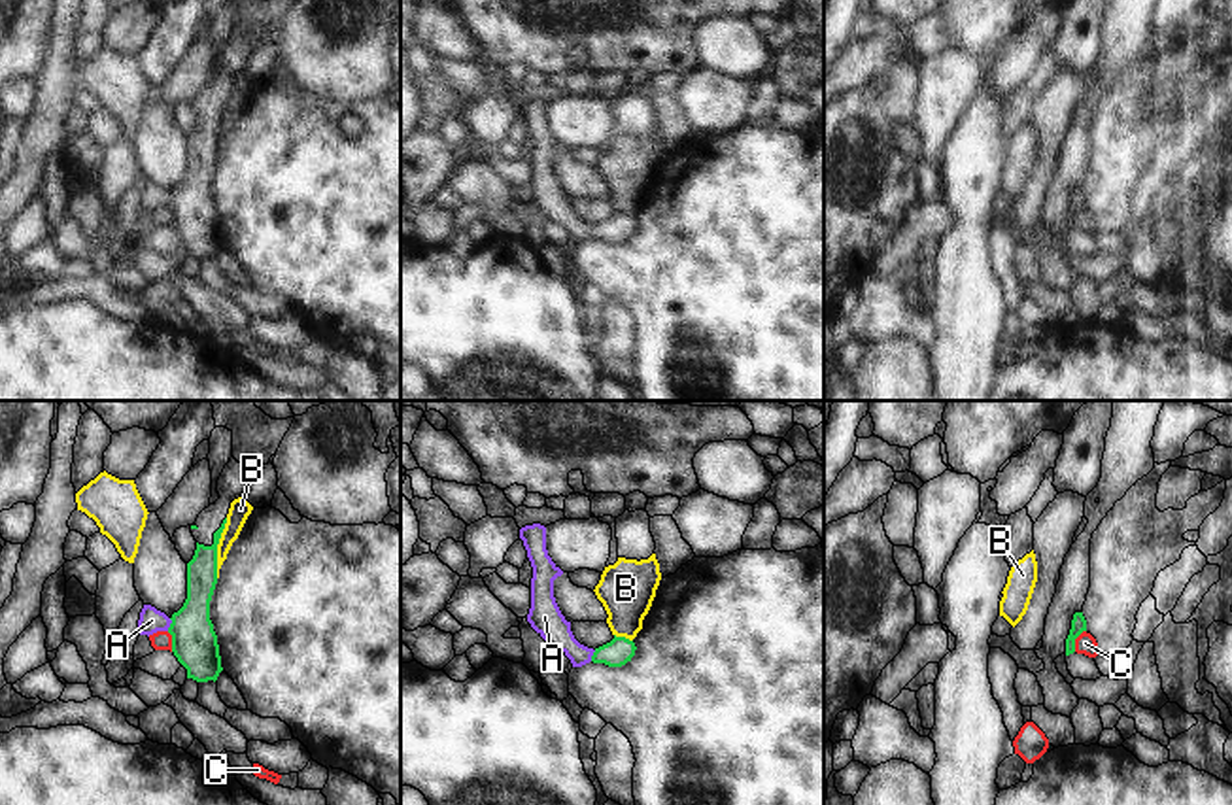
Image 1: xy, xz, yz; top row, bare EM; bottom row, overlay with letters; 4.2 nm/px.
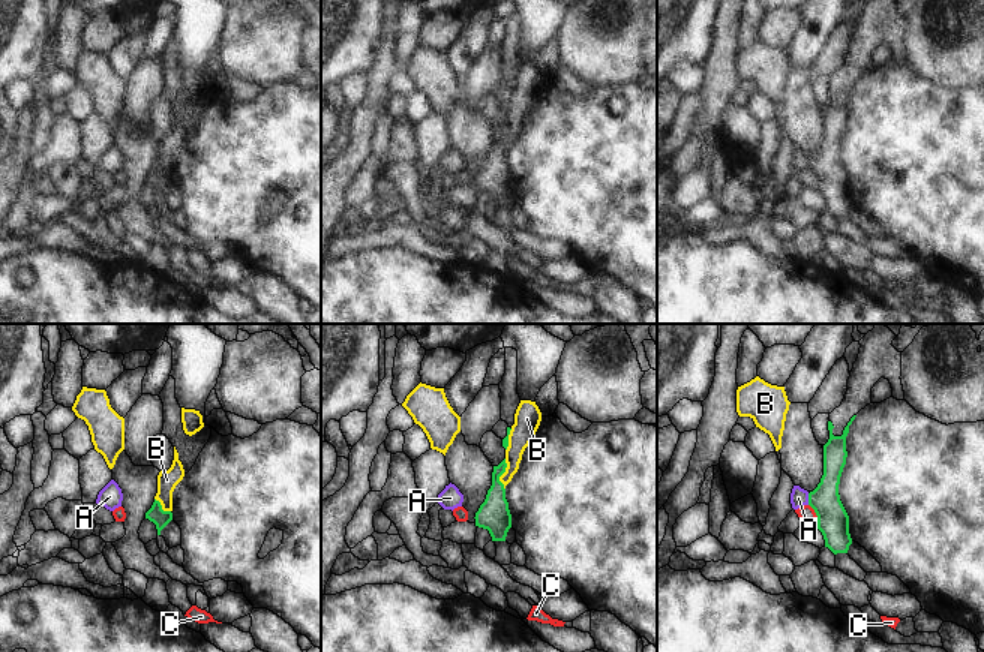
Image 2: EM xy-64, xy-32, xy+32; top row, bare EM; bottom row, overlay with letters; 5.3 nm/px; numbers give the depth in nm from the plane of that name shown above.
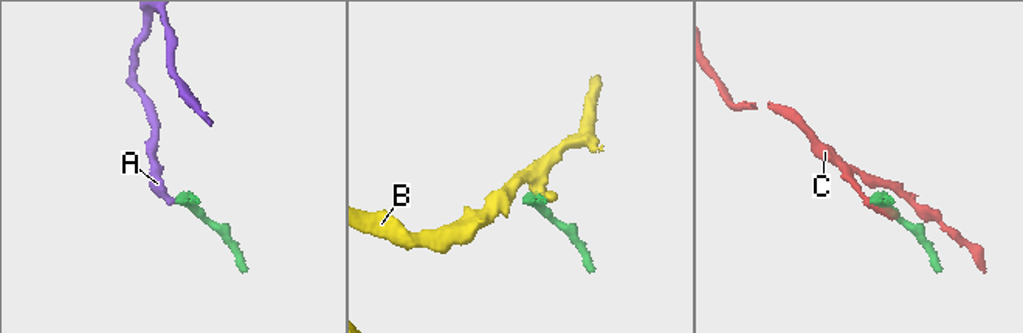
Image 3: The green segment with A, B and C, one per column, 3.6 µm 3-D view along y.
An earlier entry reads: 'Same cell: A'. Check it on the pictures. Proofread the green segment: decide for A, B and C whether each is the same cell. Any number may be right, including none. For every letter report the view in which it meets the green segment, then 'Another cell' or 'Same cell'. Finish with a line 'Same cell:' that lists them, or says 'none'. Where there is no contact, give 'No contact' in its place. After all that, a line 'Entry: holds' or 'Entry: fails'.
A: Touches green in xy. Same cell
B: Touches green in xy. Another cell
C: Touches green in yz. Another cell
Same cell: A.
Entry: holds

